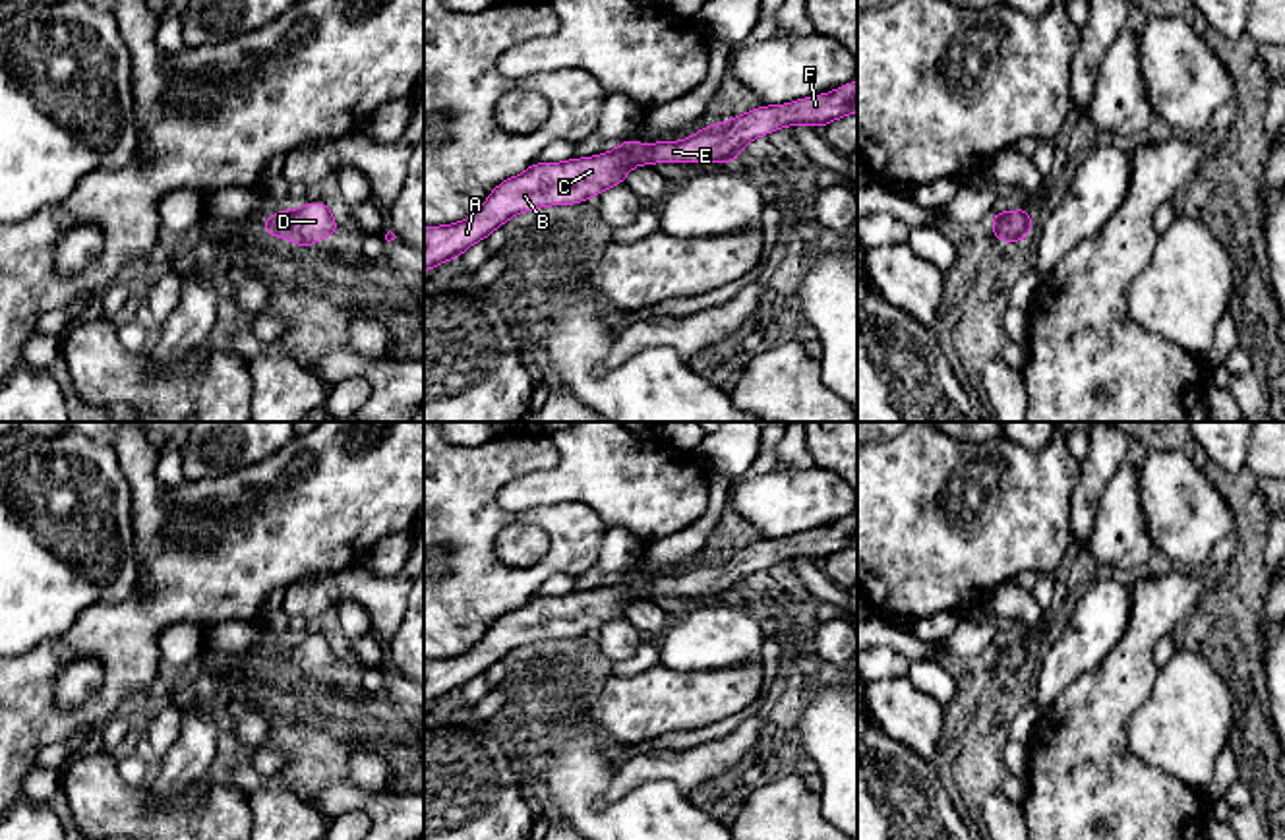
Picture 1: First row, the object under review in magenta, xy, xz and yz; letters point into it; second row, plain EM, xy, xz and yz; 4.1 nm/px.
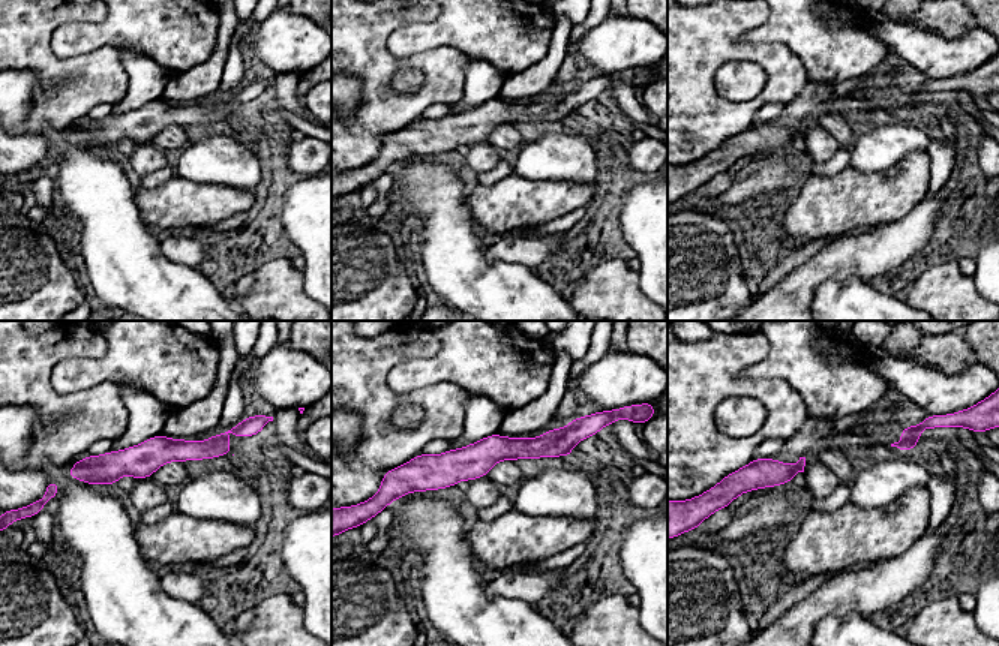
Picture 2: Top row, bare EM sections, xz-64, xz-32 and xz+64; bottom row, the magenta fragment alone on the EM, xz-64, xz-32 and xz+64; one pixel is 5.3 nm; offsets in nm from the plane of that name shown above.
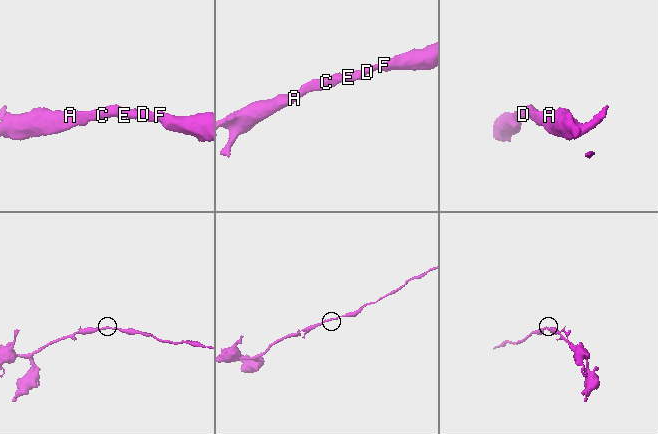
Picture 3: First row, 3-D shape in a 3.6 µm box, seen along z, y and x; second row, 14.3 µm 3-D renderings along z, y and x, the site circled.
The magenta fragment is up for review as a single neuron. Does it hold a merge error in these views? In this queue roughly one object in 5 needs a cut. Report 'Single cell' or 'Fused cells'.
Single cell

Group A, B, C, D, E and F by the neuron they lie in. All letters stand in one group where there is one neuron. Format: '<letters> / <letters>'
A B C D E F

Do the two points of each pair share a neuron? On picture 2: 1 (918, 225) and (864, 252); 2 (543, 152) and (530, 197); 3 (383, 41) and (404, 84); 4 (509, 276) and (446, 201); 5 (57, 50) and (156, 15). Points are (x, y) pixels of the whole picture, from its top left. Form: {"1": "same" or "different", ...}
{"1": "same", "2": "different", "3": "different", "4": "same", "5": "same"}

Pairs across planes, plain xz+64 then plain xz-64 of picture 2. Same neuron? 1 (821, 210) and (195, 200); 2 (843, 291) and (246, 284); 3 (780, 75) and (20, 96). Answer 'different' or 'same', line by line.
1: same
2: different
3: different

